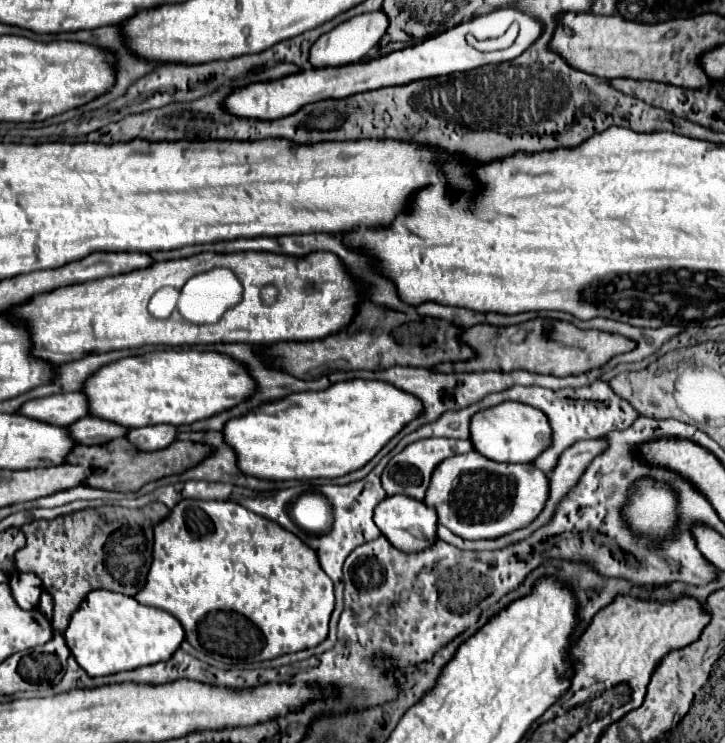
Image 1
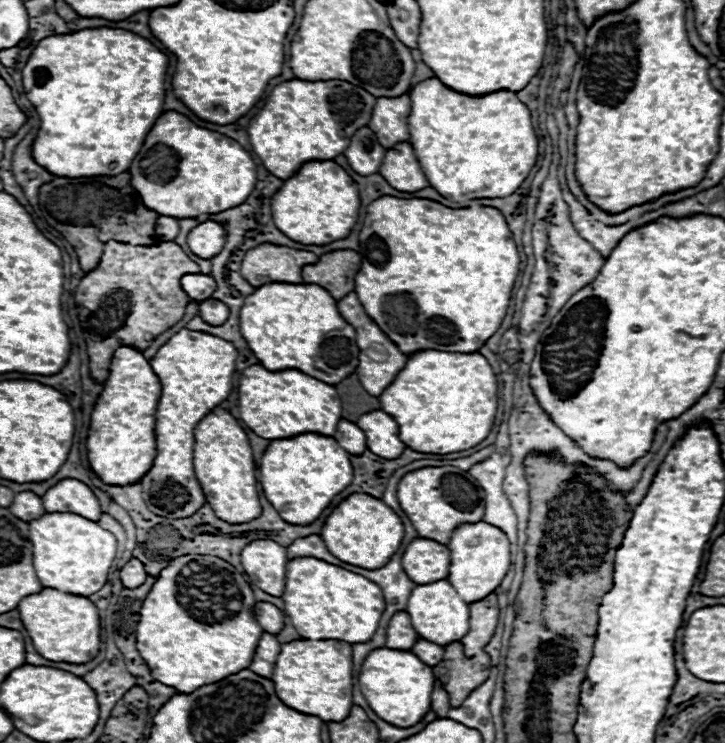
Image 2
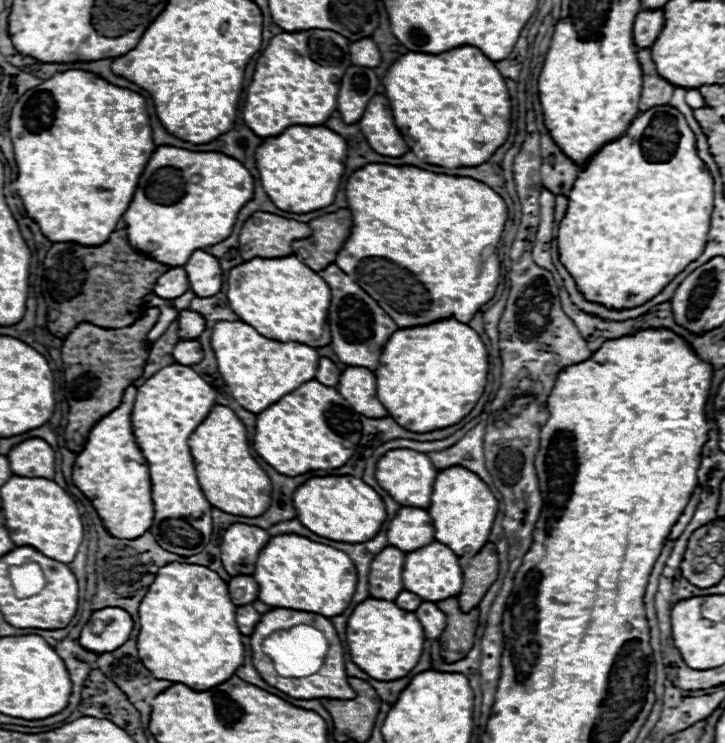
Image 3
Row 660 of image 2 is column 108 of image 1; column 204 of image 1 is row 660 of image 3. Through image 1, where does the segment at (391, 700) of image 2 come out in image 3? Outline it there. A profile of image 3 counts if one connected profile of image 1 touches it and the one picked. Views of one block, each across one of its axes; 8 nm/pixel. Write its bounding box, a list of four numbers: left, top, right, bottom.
[346,598,424,680]

